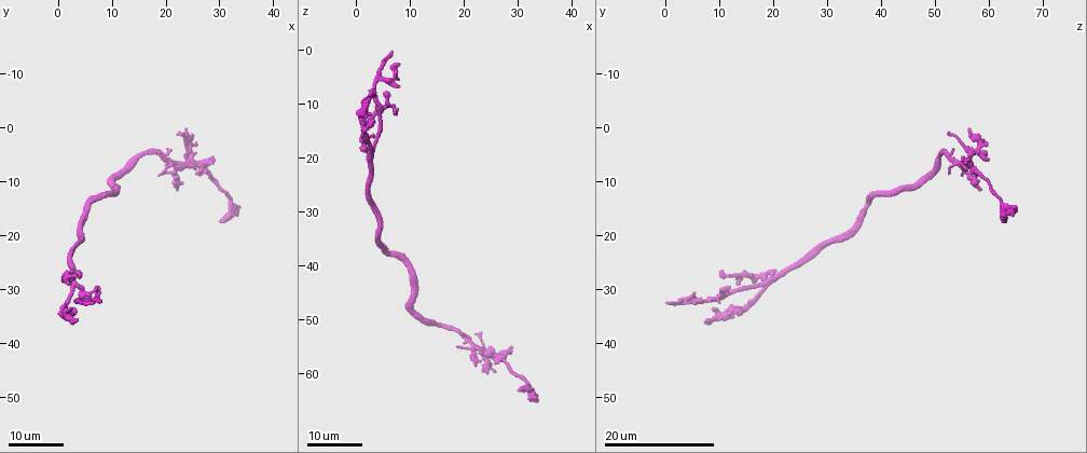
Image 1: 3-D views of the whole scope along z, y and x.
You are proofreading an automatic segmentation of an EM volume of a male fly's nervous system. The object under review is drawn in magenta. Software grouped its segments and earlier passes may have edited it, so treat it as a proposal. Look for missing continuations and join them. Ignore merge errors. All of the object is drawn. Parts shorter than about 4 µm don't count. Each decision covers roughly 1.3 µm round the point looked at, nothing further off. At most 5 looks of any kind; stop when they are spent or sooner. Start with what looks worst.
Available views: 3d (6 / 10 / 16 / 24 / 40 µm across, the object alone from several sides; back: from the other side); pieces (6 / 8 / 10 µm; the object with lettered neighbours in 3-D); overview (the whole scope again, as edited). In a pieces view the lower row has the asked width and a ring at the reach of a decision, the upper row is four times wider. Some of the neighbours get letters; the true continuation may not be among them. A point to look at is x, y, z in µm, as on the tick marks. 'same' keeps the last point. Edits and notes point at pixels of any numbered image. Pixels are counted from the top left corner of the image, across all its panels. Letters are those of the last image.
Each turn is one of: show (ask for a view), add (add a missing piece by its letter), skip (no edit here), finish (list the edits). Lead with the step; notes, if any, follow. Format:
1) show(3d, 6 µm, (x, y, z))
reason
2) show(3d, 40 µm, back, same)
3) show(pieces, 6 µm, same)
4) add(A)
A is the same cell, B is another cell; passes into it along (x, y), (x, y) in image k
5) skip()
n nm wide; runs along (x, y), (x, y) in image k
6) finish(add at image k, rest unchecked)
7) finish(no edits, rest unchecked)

show(3d, 16 µm, (19.5, 8.5, 53.0))
tapers out

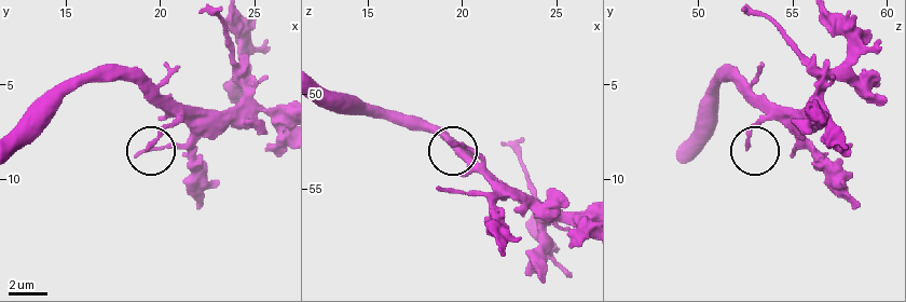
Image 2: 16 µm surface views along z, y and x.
show(3d, 6 µm, (19.4, 8.2, 52.6))

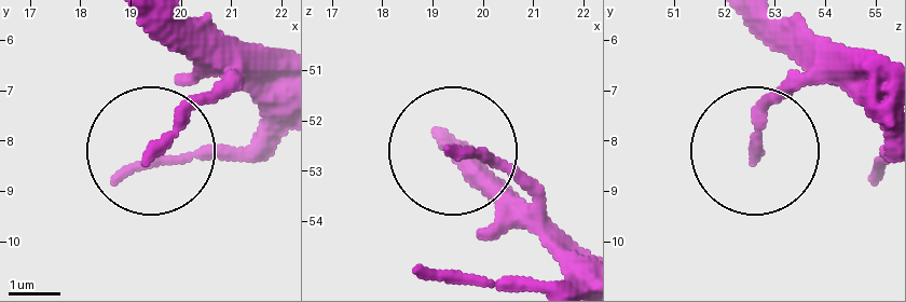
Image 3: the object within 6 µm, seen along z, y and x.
show(pieces, 6 µm, (19.40, 8.25, 52.65))

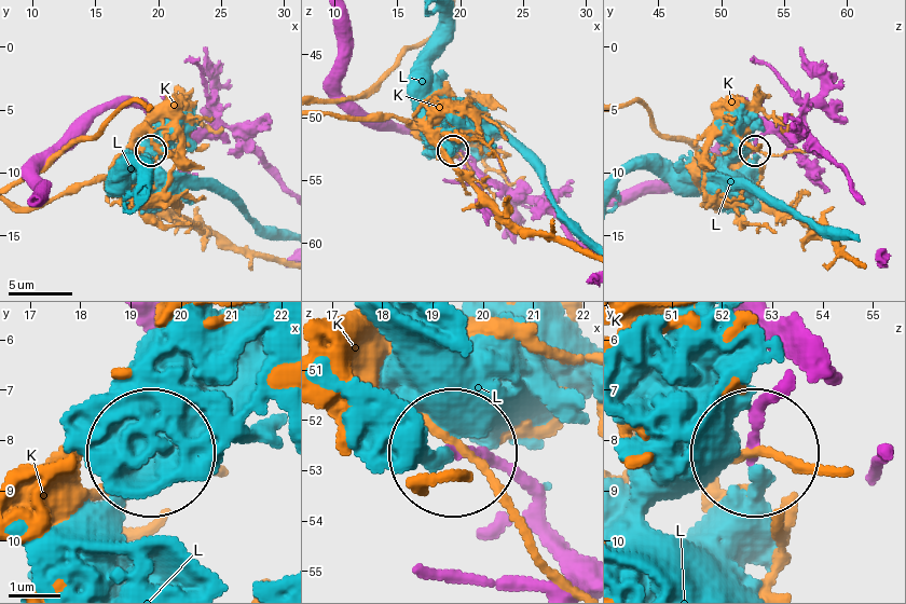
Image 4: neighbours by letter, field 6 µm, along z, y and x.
skip()
K and L are other cells; no lettered piece goes on from it

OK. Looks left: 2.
show(3d, 24 µm, (30.5, 17.0, 62.5))
long arm stops here

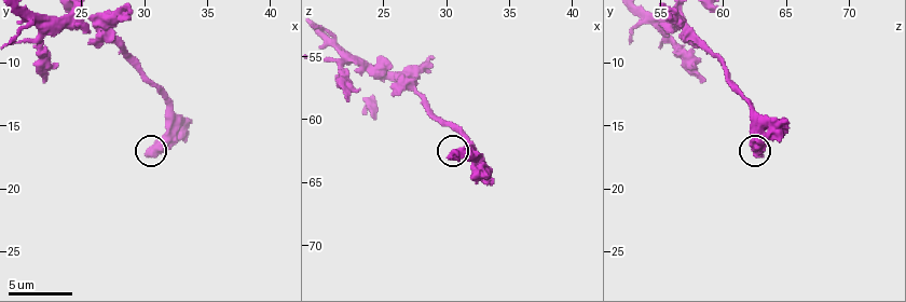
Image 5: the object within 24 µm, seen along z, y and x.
show(pieces, 6 µm, (30.2, 17.4, 63.2))

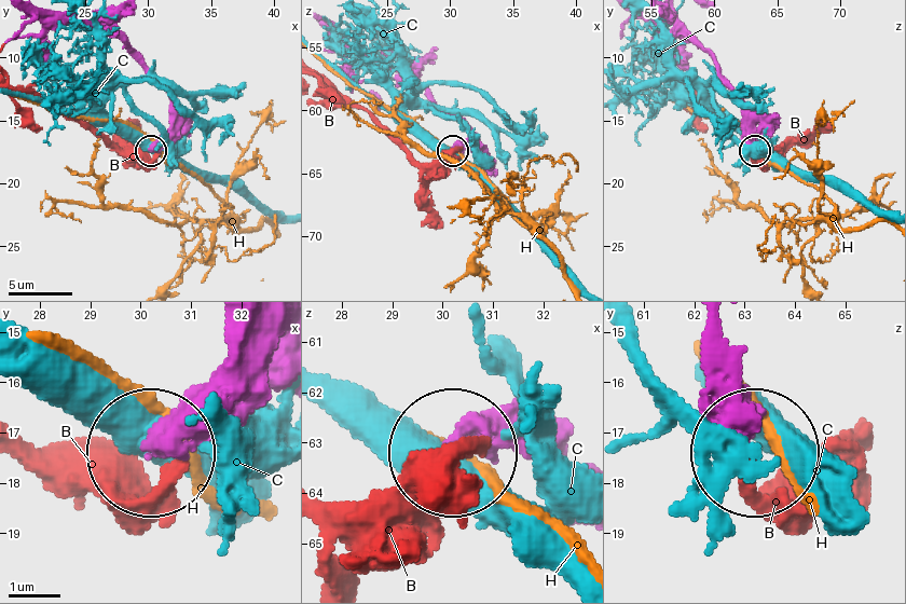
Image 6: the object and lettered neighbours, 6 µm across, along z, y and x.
skip()
B, C and H are other cells; runs along (235, 324), (222, 375), (149, 449) in image 6; no lettered piece goes on from it

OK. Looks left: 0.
finish(no edits, rest unchecked)

